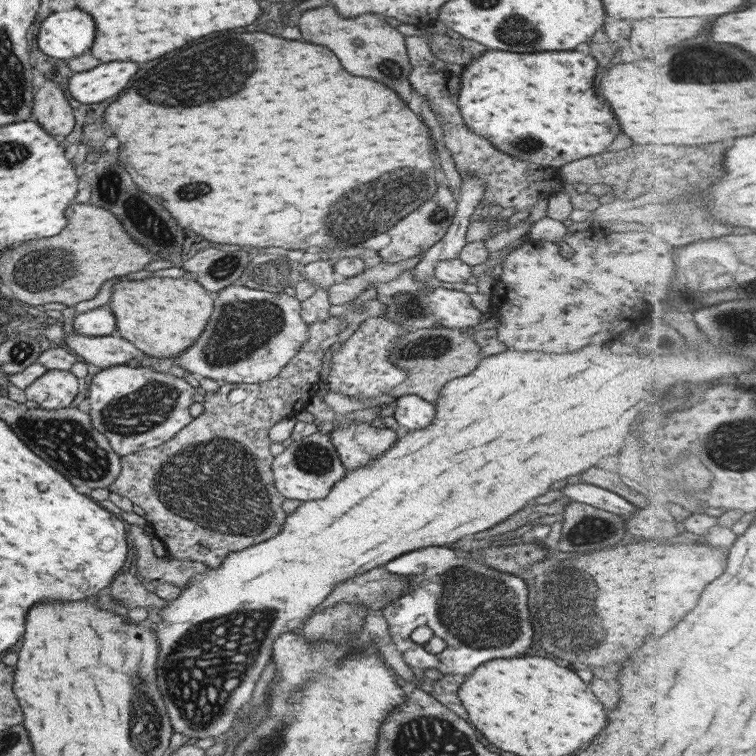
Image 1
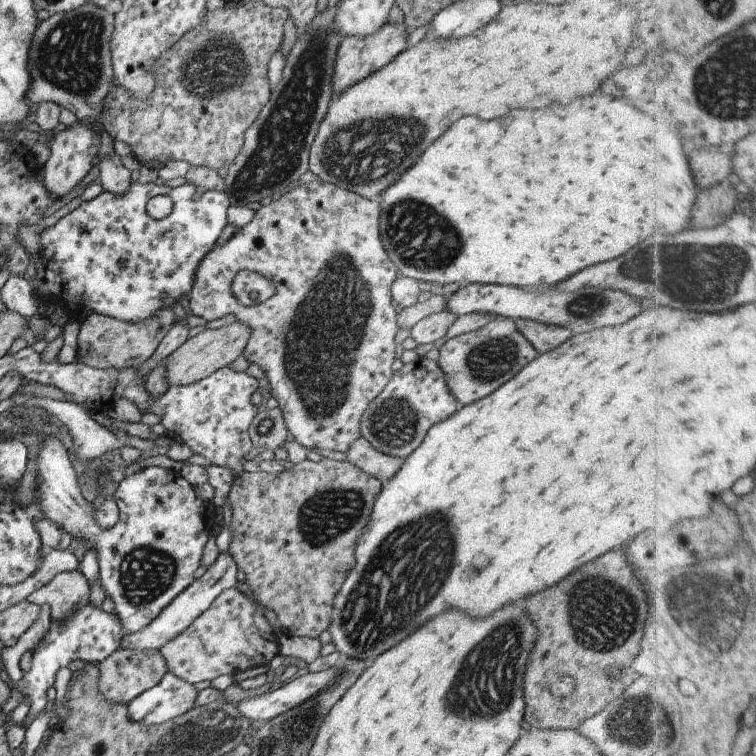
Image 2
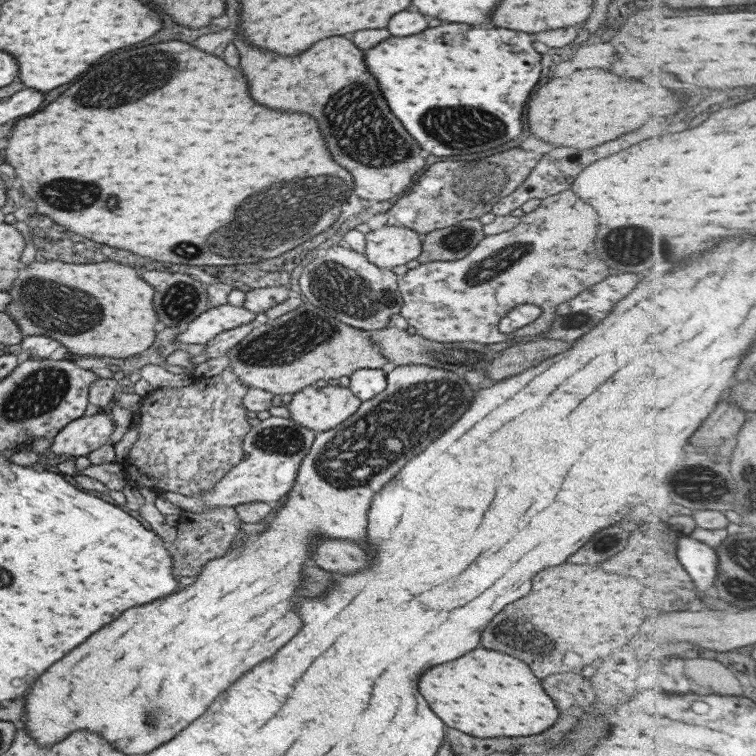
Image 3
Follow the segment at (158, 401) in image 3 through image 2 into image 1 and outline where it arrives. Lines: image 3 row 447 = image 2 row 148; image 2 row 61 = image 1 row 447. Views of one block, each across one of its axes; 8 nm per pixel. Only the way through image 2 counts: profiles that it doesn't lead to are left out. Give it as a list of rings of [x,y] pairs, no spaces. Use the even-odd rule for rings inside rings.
[[[337,316],[309,324],[308,340],[278,372],[277,378],[264,383],[227,383],[219,386],[218,392],[204,397],[204,412],[193,418],[170,441],[152,449],[120,456],[122,470],[108,490],[126,496],[145,510],[148,526],[153,528],[155,537],[163,542],[171,558],[202,562],[209,568],[218,568],[226,554],[270,540],[282,530],[287,512],[282,509],[285,498],[274,482],[272,462],[275,457],[270,453],[273,442],[268,437],[268,430],[281,419],[302,411],[317,395],[322,357],[334,342],[338,342],[338,334],[345,325],[345,321]]]

